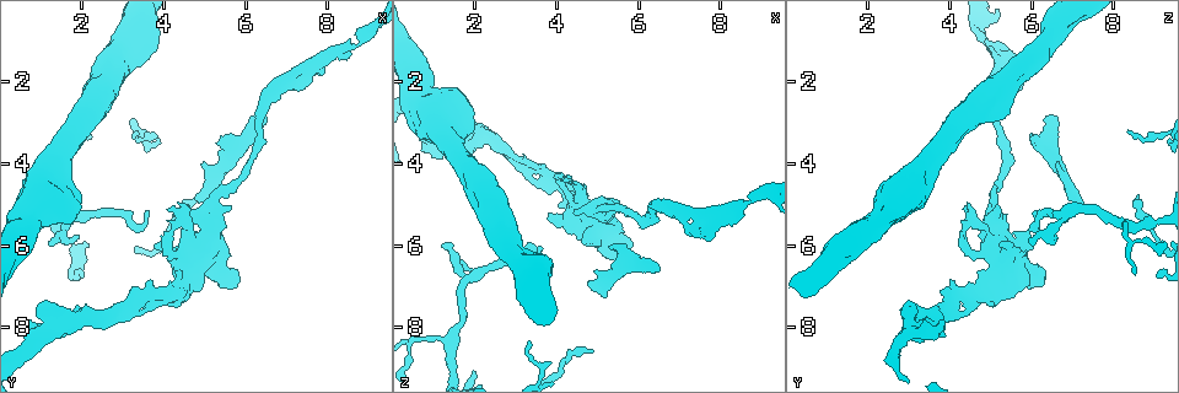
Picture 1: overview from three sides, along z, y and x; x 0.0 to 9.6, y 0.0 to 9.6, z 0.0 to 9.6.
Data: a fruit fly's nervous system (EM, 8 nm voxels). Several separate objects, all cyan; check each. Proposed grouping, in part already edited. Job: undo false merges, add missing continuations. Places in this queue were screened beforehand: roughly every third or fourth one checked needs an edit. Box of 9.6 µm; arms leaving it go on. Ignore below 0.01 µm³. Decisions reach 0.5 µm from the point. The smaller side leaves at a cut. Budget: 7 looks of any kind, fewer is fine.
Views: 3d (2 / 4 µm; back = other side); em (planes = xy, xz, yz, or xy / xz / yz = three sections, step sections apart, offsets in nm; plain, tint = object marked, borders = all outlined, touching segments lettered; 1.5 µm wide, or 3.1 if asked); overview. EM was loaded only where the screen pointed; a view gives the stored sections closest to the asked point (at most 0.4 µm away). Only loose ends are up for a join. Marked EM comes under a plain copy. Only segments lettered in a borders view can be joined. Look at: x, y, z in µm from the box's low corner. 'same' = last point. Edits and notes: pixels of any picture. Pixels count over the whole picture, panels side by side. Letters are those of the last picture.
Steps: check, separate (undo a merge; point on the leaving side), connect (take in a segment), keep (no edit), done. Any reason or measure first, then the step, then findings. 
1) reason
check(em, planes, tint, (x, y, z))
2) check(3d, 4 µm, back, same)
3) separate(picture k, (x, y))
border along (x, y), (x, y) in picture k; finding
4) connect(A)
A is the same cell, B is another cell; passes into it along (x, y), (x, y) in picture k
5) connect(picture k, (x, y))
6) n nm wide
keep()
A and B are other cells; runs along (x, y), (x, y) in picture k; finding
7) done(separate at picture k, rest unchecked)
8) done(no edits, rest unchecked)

branch stops here
check(em, planes, borders, (3.75, 6.00, 5.20))

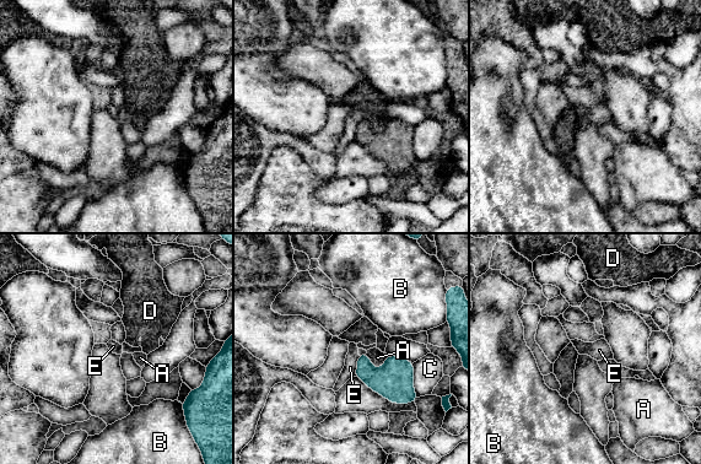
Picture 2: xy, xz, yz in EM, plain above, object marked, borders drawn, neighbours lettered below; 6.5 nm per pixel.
C touches over 240 nm
keep()
A, B, C, D and E are other cells; border along (359, 355), (354, 376) in picture 2; none of them fits

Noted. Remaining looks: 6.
branch stops here
check(em, planes, borders, (1.25, 5.95, 6.00))

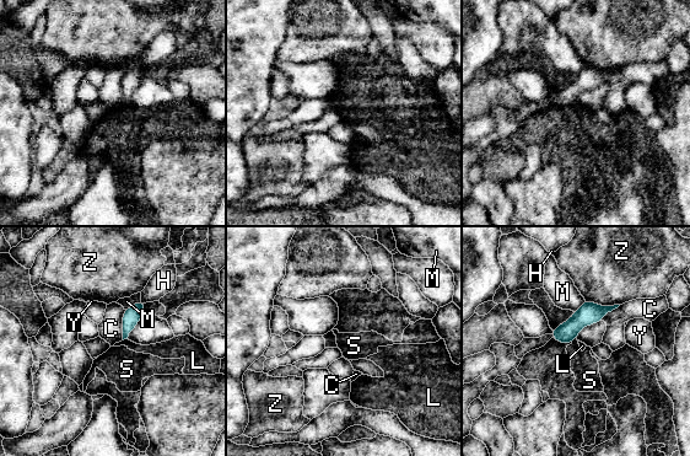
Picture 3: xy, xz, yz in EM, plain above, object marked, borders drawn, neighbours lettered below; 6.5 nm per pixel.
keep()
C, H, L, M, S, Y and Z are other cells; runs along (608, 309), (555, 334) in picture 3; no lettered segment goes on from it

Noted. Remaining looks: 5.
an open end
check(3d, 4 µm, (5.30, 3.50, 6.05))

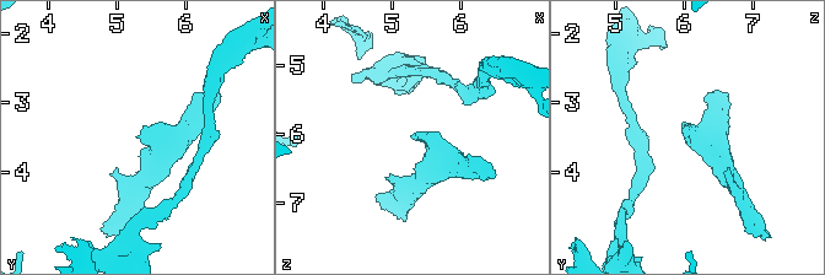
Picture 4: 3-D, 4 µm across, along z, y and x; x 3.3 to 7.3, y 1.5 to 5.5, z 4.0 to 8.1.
need the tissue
check(em, planes, borders, (5.25, 3.50, 6.00))

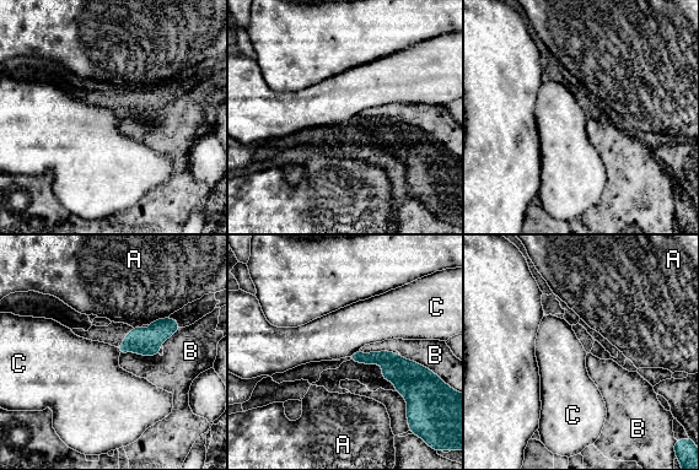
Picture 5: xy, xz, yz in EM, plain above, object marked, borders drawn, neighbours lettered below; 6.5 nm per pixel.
keep()
A, B and C are other cells; border along (359, 350), (348, 356) in picture 5; no lettered segment goes on from it

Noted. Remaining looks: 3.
done(no edits, rest unchecked)

